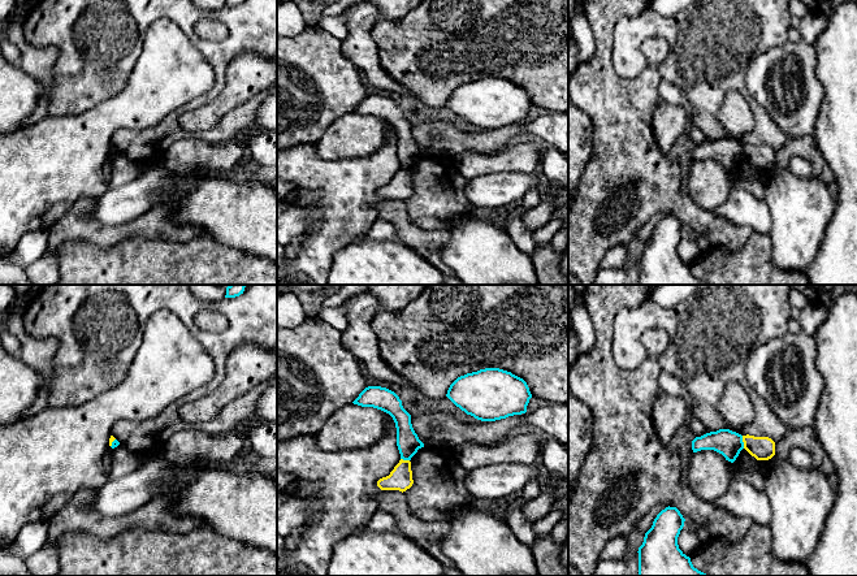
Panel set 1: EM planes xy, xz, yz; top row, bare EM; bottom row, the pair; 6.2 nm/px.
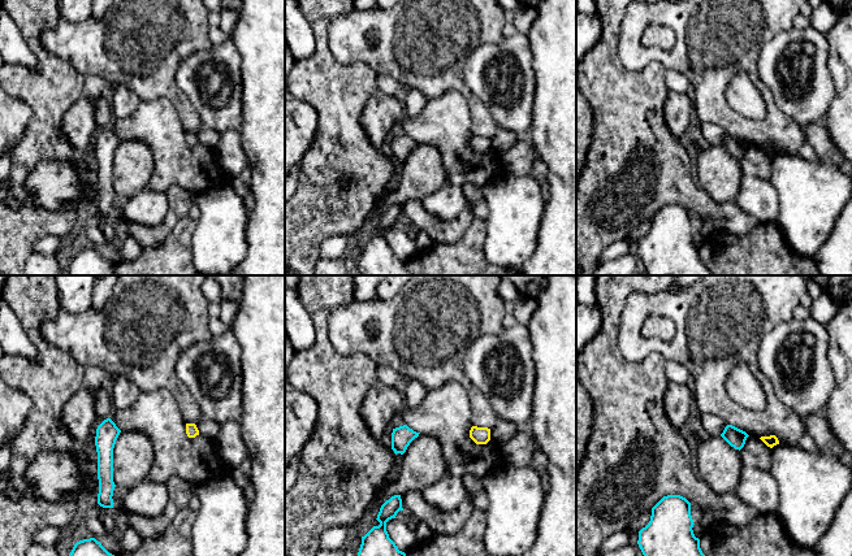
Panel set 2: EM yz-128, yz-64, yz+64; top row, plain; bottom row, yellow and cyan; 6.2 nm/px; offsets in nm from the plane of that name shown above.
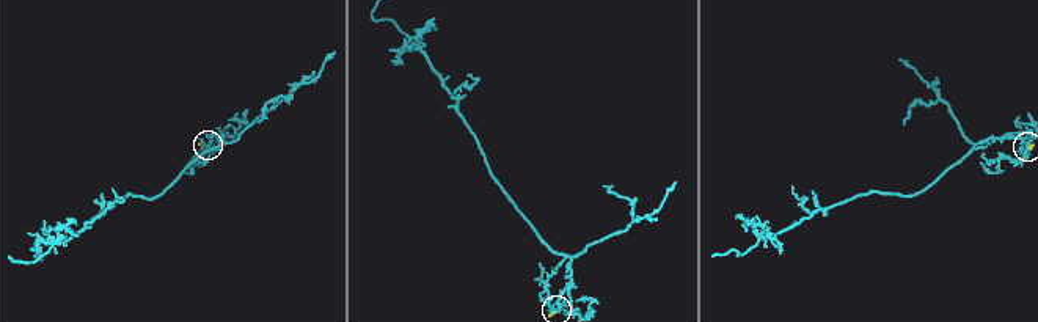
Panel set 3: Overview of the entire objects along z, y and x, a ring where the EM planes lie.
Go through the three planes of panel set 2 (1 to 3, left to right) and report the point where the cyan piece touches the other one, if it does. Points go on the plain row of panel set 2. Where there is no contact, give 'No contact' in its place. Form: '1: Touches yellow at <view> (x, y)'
1: No contact
2: No contact
3: No contact

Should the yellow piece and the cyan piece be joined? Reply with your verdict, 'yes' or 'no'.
no

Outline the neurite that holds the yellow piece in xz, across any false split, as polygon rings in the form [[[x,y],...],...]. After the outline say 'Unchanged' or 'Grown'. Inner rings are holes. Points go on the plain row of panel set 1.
[[[401,168],[389,185],[377,190],[381,199],[399,199],[406,200],[414,192],[411,170]]]. Unchanged

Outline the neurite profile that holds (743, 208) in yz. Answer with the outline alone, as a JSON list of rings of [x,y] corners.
[[[736,183],[727,200],[713,213],[733,225],[750,226],[758,233],[769,234],[771,229],[771,215],[766,200],[757,199],[750,191]]]

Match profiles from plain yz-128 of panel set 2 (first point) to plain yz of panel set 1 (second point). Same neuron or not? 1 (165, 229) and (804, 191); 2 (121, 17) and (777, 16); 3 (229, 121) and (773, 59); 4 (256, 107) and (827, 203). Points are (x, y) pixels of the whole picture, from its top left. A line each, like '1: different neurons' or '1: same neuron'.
1: different neurons
2: same neuron
3: same neuron
4: different neurons

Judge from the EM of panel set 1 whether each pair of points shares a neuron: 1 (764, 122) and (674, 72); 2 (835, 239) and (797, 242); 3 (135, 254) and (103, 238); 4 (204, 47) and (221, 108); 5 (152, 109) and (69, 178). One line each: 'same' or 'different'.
1: same
2: different
3: different
4: different
5: same

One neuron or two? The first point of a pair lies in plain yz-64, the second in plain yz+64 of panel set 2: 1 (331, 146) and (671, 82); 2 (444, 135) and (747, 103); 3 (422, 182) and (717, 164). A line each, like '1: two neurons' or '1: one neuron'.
1: two neurons
2: one neuron
3: one neuron

